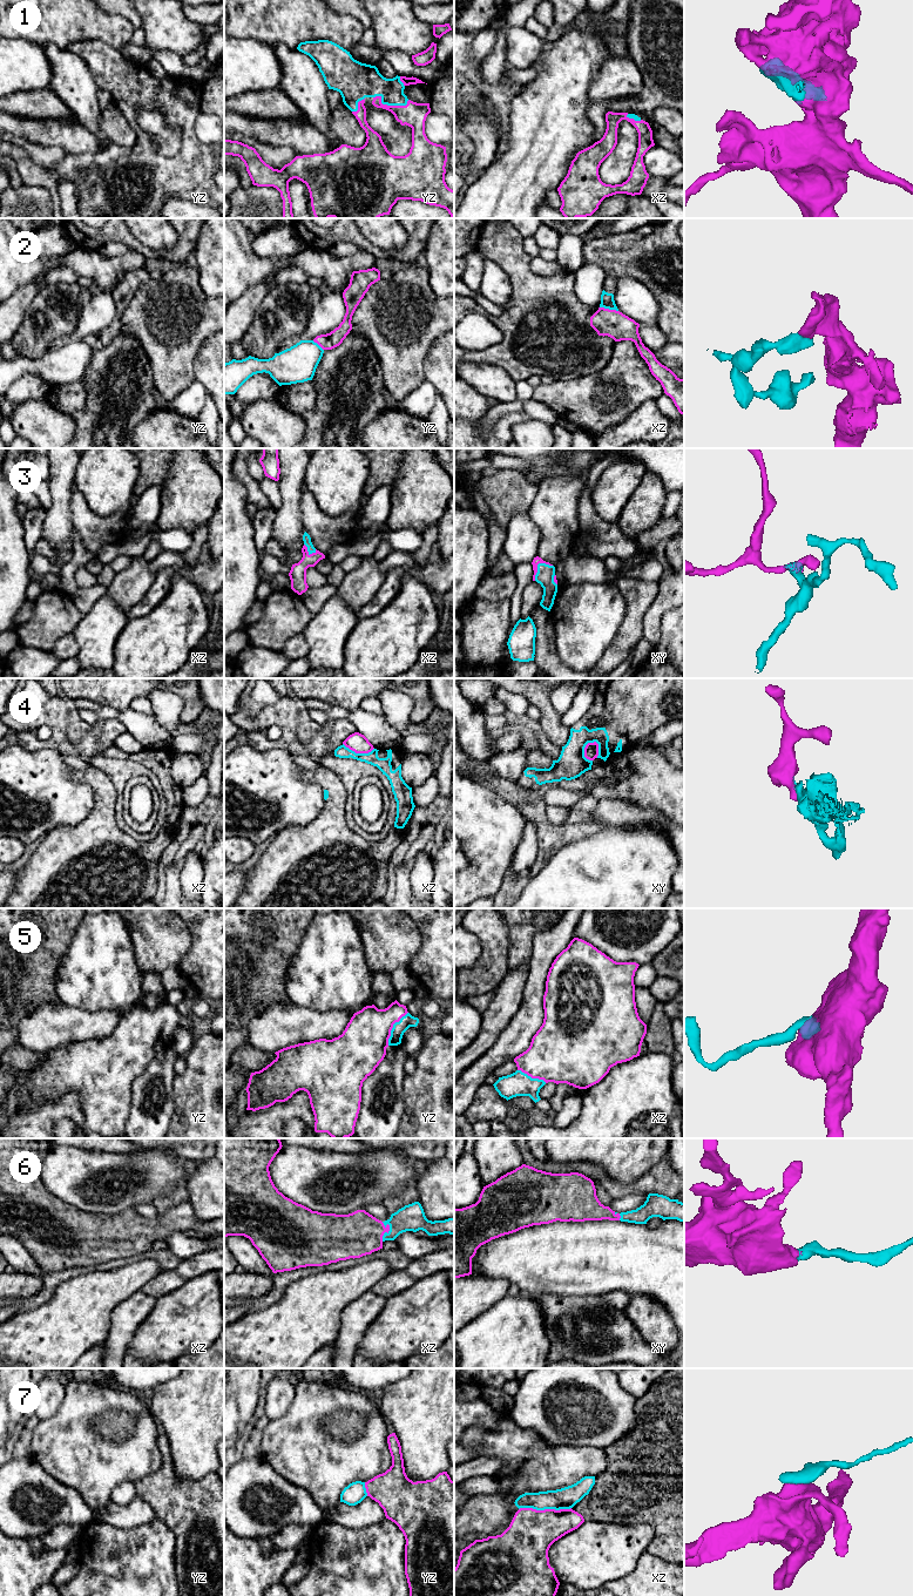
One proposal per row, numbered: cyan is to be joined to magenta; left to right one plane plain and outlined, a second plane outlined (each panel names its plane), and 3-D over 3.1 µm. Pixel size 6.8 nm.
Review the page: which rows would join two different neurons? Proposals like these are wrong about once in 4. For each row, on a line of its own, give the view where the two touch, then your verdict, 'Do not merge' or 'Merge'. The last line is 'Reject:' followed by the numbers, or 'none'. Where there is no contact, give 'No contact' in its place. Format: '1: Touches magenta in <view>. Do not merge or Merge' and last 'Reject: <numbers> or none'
1: Touches magenta in yz. Merge
2: Touches magenta in xz. Do not merge
3: Touches magenta in xy. Merge
4: Touches magenta in xy. Do not merge
5: Touches magenta in yz. Merge
6: Touches magenta in xz. Merge
7: Touches magenta in xz. Do not merge
Reject: 2, 4, 7

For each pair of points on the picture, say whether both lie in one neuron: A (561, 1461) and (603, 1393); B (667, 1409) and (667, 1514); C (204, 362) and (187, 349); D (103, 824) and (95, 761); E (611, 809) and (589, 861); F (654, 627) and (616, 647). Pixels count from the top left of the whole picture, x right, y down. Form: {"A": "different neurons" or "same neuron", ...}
{"A": "different neurons", "B": "same neuron", "C": "different neurons", "D": "different neurons", "E": "different neurons", "F": "different neurons"}

